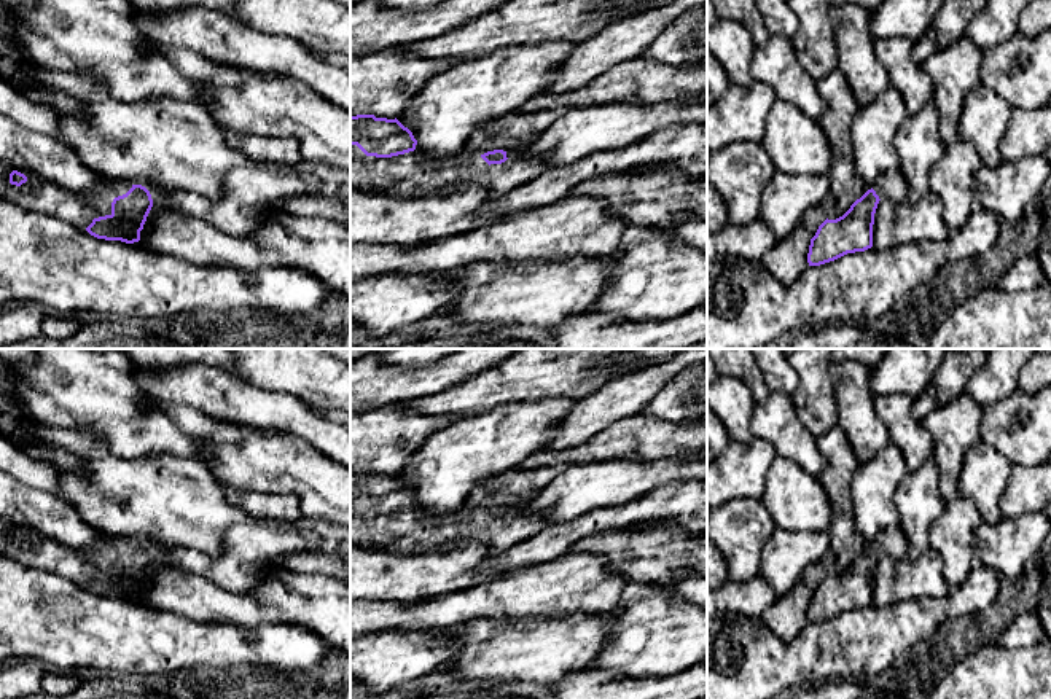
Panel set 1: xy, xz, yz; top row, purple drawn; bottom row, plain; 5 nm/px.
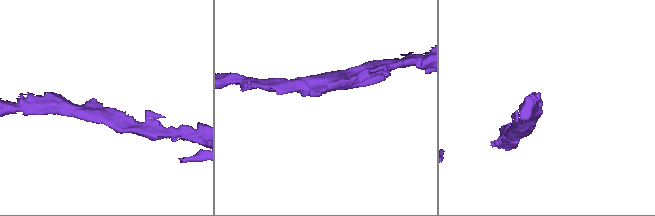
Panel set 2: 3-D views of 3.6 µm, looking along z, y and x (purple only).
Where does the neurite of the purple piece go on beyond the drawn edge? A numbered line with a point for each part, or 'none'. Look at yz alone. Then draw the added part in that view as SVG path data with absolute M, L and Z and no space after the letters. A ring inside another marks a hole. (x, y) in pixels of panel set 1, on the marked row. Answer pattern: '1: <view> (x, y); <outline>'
1: yz (892, 185); M900 167L885 172L873 188L879 199L904 202L908 196L908 183Z

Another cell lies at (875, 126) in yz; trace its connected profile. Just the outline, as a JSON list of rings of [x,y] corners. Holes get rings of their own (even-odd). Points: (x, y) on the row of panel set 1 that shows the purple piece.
[[[889,88],[876,102],[858,108],[850,123],[855,166],[869,189],[885,172],[900,167],[893,140],[906,115],[901,94]]]

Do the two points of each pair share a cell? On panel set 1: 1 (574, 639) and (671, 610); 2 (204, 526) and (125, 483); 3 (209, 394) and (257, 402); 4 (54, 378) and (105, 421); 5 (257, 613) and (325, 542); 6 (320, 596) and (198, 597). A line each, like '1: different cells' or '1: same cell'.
1: different cells
2: same cell
3: same cell
4: same cell
5: different cells
6: same cell

